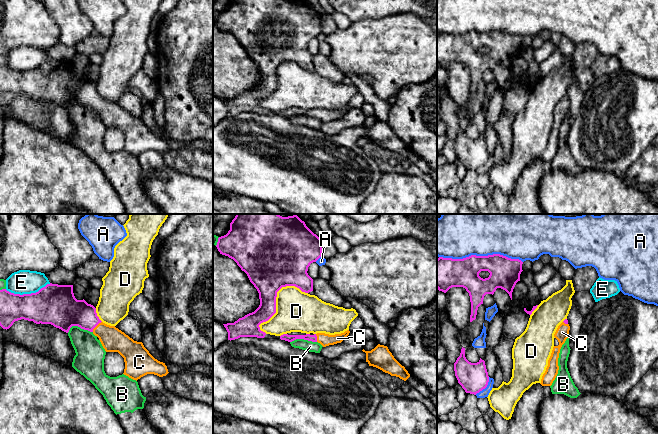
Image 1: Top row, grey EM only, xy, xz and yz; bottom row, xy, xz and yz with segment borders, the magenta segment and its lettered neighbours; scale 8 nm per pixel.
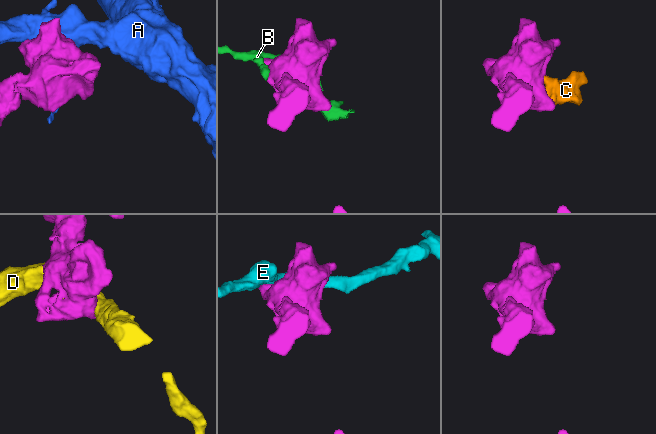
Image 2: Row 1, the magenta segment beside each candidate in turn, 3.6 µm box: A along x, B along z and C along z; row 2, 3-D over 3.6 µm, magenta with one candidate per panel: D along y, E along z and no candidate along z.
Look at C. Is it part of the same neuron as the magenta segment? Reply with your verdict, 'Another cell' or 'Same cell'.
Same cell

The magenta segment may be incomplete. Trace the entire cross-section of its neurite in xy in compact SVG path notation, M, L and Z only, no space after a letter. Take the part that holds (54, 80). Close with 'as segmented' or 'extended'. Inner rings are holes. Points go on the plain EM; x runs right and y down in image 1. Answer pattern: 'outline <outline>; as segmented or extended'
outline M50 59L36 69L23 71L0 66L0 102L7 106L21 95L51 100L66 109L72 102L92 108L106 128L118 128L124 134L123 150L133 156L147 150L163 153L169 149L165 139L155 135L142 118L134 117L115 102L103 99L93 81L84 75L77 76L73 61Z; extended

